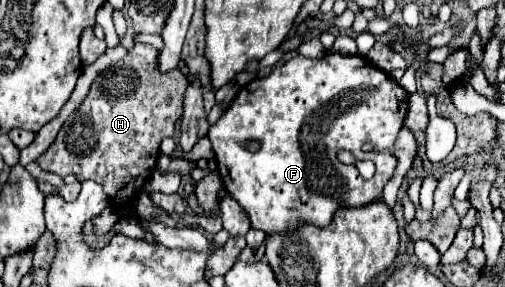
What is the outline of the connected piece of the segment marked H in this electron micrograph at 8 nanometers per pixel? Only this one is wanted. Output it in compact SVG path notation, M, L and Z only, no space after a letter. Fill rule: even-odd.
M138 43L128 49L124 59L108 65L94 79L80 107L64 121L56 141L38 159L38 165L60 177L76 175L78 181L92 179L104 187L112 205L128 205L128 199L136 197L138 187L144 185L156 167L160 141L174 135L188 87L182 71L162 75L156 67L156 57L158 49Z

